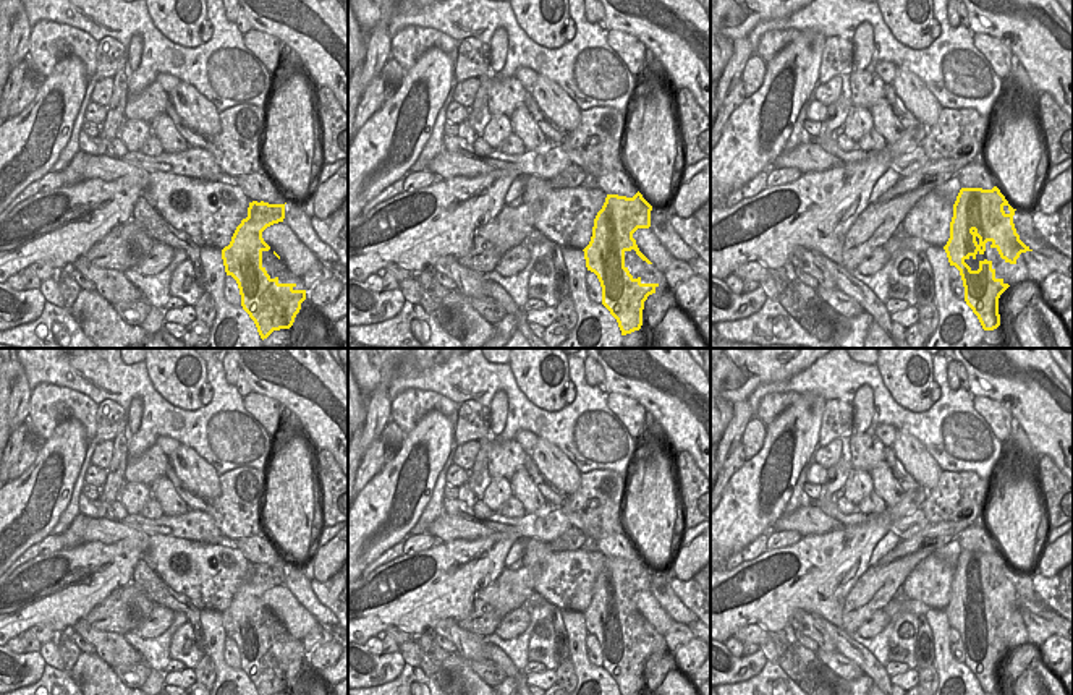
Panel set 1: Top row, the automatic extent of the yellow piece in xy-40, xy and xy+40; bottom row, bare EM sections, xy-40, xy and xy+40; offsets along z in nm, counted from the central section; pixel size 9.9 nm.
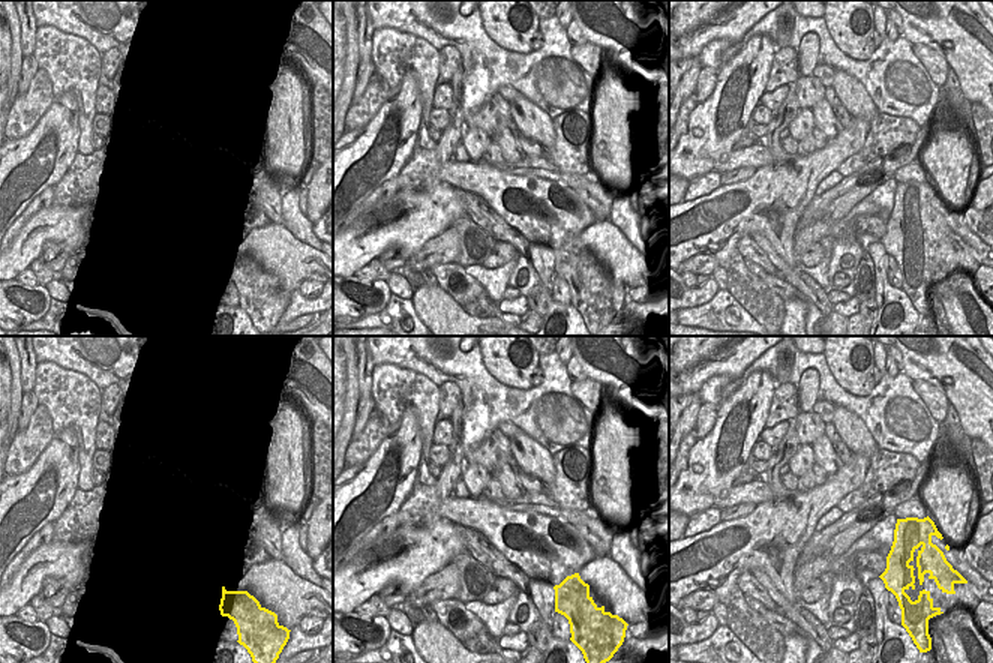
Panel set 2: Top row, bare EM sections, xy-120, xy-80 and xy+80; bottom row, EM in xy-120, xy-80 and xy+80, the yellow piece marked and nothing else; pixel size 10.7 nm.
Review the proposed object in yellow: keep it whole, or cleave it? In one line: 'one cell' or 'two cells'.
one cell

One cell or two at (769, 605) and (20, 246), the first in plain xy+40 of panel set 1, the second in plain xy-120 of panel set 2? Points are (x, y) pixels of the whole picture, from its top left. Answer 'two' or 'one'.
one

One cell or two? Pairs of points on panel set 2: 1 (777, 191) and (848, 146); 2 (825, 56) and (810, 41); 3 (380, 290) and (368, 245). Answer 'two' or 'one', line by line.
1: one
2: two
3: two

